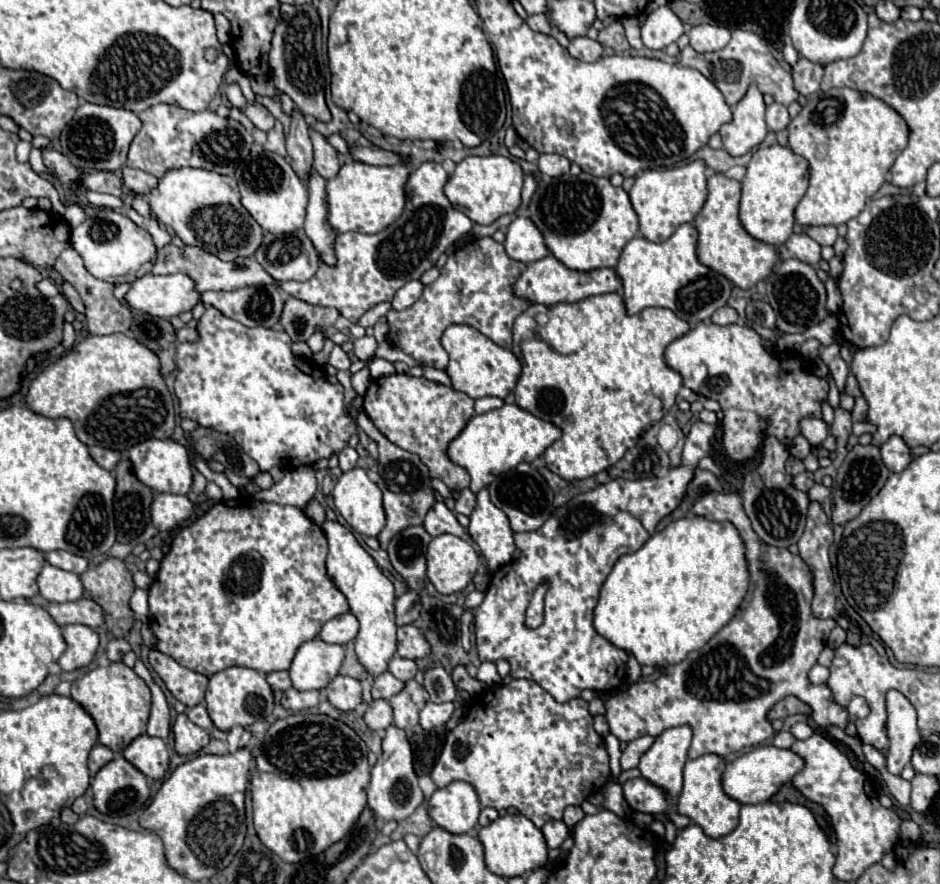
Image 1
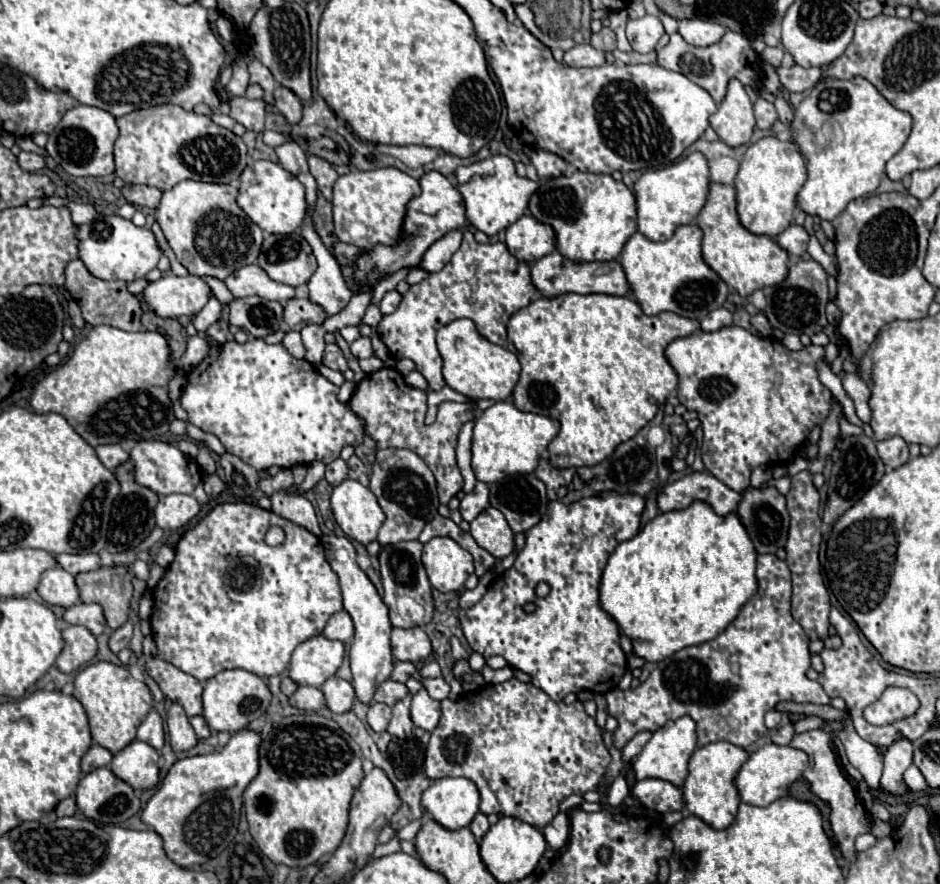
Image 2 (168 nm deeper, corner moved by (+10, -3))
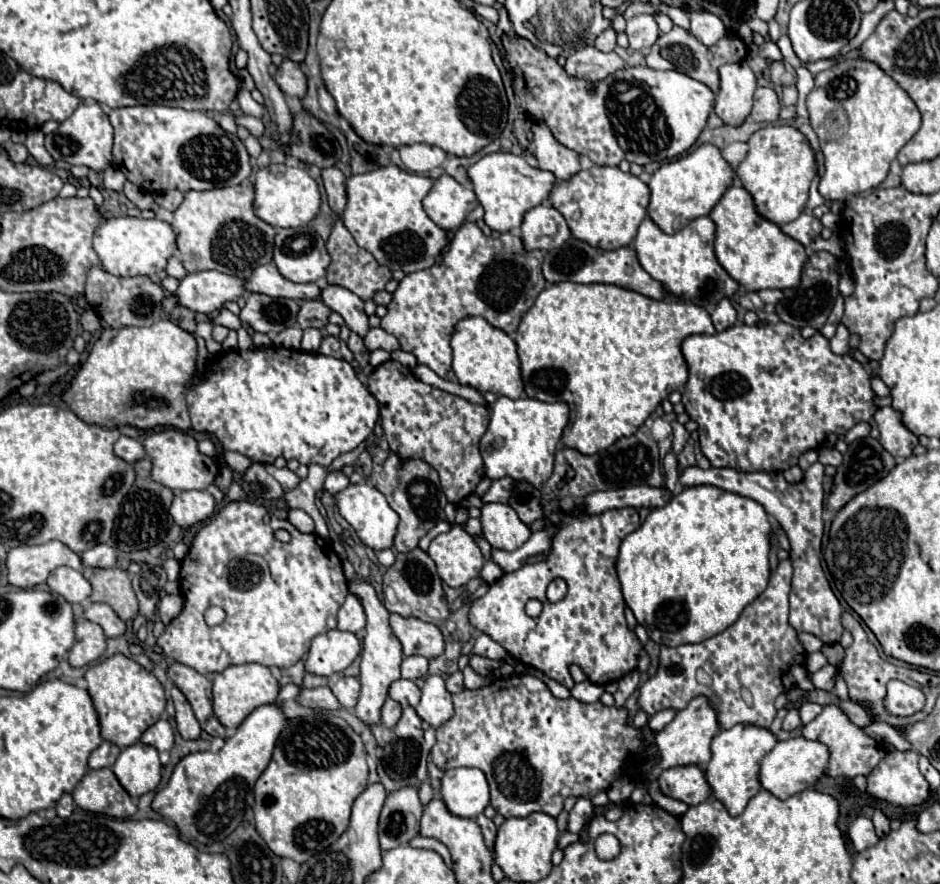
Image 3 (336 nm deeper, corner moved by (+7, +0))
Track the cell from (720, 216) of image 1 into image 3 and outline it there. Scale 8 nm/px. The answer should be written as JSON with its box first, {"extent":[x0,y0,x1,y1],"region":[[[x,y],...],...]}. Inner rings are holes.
{"extent":[709,187,807,291],"region":[[[729,187],[721,201],[713,207],[709,217],[717,225],[715,253],[723,269],[749,291],[761,289],[791,289],[801,283],[801,271],[807,263],[805,247],[785,235],[779,225],[761,217],[755,209],[753,197],[743,187]]]}

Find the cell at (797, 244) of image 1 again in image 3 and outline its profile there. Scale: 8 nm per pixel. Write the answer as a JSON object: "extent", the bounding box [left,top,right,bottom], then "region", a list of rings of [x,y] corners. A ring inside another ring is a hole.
{"extent":[781,211,823,247],"region":[[[803,211],[795,221],[785,223],[781,229],[783,229],[783,233],[785,233],[785,235],[793,237],[795,241],[799,241],[801,245],[805,245],[805,247],[807,247],[815,237],[819,237],[819,233],[821,233],[823,225],[821,225],[821,221],[819,221],[819,219],[815,219],[811,213]]]}

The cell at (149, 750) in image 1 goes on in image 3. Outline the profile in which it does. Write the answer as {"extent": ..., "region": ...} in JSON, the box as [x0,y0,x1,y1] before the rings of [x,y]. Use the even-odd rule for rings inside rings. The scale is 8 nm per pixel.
{"extent":[111,743,161,799],"region":[[[143,743],[125,747],[111,769],[121,787],[133,799],[139,799],[141,795],[153,791],[161,781],[161,763],[157,749]]]}

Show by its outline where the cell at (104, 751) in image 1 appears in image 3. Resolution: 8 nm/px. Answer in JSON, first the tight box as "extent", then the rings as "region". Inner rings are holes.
{"extent":[89,741,121,769],"region":[[[103,741],[89,757],[89,767],[91,769],[103,769],[103,767],[111,767],[117,759],[117,755],[121,753],[121,749],[109,741]]]}

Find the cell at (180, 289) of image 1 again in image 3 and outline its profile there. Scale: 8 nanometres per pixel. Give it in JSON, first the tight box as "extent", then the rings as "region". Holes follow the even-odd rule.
{"extent":[177,271,245,313],"region":[[[199,271],[185,275],[177,289],[179,303],[195,313],[215,313],[227,301],[237,301],[245,293],[245,279],[221,271]]]}

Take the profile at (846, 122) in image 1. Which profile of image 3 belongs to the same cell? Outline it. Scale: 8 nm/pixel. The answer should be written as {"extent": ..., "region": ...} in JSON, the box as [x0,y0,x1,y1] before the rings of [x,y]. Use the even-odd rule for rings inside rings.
{"extent":[807,57,921,201],"region":[[[845,57],[831,69],[817,73],[815,87],[807,95],[807,109],[811,127],[819,135],[825,155],[825,175],[819,183],[819,193],[825,197],[825,201],[843,201],[847,195],[877,187],[887,177],[889,165],[897,157],[899,149],[921,127],[921,113],[907,91],[903,91],[903,87],[899,87],[899,83],[895,83],[895,79],[891,79],[877,63],[865,61],[861,57]]]}

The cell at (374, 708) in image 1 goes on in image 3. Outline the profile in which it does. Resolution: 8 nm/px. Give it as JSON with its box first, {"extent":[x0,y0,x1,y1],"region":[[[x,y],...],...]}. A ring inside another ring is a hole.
{"extent":[381,699,403,727],"region":[[[387,699],[385,705],[383,705],[383,711],[381,711],[381,723],[385,727],[395,727],[397,721],[399,721],[399,717],[401,717],[401,711],[403,709],[401,709],[401,705],[397,701]]]}

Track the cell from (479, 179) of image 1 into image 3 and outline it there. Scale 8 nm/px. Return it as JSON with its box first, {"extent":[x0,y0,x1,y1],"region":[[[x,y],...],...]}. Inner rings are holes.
{"extent":[469,153,557,233],"region":[[[489,153],[483,159],[479,159],[475,165],[469,167],[469,179],[475,187],[475,195],[479,203],[485,209],[485,223],[499,233],[511,231],[521,227],[523,215],[533,209],[535,205],[543,203],[551,187],[555,187],[557,179],[551,175],[551,171],[543,171],[537,167],[531,167],[521,155],[513,153]]]}

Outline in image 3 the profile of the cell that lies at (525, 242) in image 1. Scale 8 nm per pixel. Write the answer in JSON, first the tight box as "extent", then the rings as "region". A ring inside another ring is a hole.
{"extent":[521,205,571,251],"region":[[[537,205],[531,211],[527,211],[521,225],[521,237],[525,249],[549,251],[563,245],[571,237],[571,229],[567,227],[563,215],[555,211],[555,207]]]}

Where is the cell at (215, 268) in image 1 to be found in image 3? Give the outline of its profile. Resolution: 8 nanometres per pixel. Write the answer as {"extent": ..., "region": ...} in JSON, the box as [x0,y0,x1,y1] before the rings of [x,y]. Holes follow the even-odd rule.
{"extent":[247,263,321,301],"region":[[[269,263],[263,267],[257,267],[253,275],[247,279],[247,291],[253,293],[265,293],[271,297],[287,297],[295,301],[307,301],[321,297],[321,287],[317,283],[293,283],[279,275],[279,269]]]}

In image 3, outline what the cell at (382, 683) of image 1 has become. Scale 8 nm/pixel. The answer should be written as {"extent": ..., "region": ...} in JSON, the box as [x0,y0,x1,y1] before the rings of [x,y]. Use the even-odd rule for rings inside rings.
{"extent":[389,679,421,707],"region":[[[399,679],[391,685],[389,689],[389,697],[395,699],[397,703],[401,703],[403,707],[411,705],[411,707],[417,707],[419,699],[421,699],[421,689],[413,683],[413,681],[407,681],[407,679]]]}

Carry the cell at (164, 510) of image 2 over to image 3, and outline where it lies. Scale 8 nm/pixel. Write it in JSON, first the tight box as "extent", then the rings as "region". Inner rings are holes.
{"extent":[169,491,215,527],"region":[[[179,491],[169,513],[173,515],[177,525],[191,527],[215,513],[215,499],[207,491]]]}

